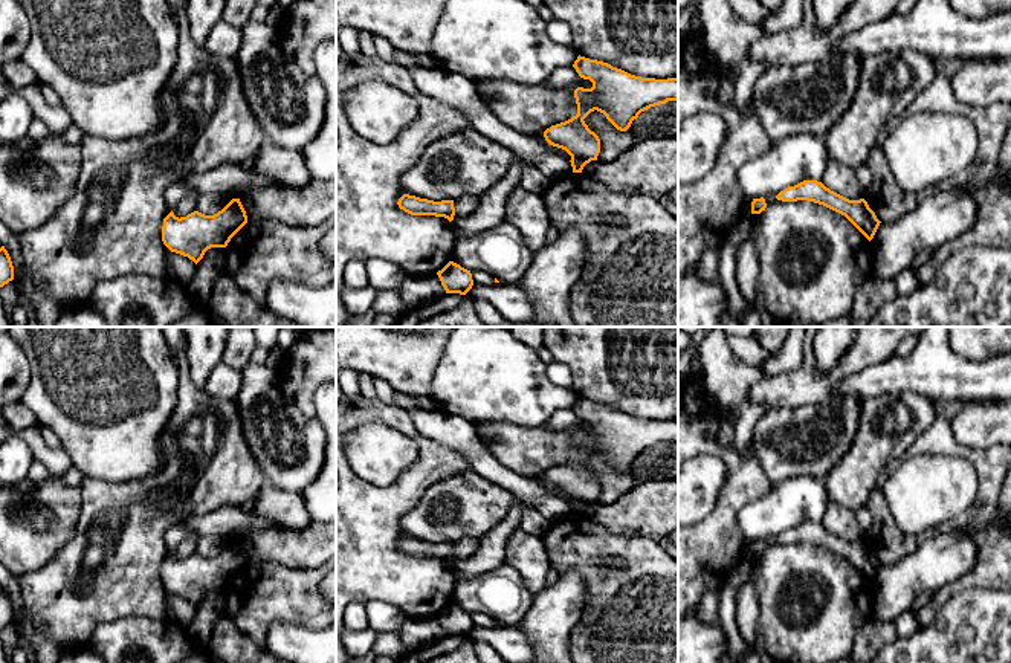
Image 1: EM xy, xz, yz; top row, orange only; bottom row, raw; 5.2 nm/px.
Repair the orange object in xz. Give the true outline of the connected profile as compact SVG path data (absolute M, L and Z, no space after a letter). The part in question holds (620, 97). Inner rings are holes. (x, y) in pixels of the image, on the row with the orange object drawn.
M580 55L573 67L580 78L589 79L593 87L577 87L574 90L577 115L544 131L550 145L571 156L573 173L582 173L600 153L599 136L583 121L591 112L603 113L617 130L626 131L641 112L678 101L678 78L641 78Z

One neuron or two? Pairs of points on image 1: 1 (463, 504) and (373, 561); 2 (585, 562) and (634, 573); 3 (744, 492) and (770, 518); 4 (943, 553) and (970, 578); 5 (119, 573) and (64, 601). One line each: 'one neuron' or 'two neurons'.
1: two neurons
2: one neuron
3: two neurons
4: two neurons
5: one neuron

